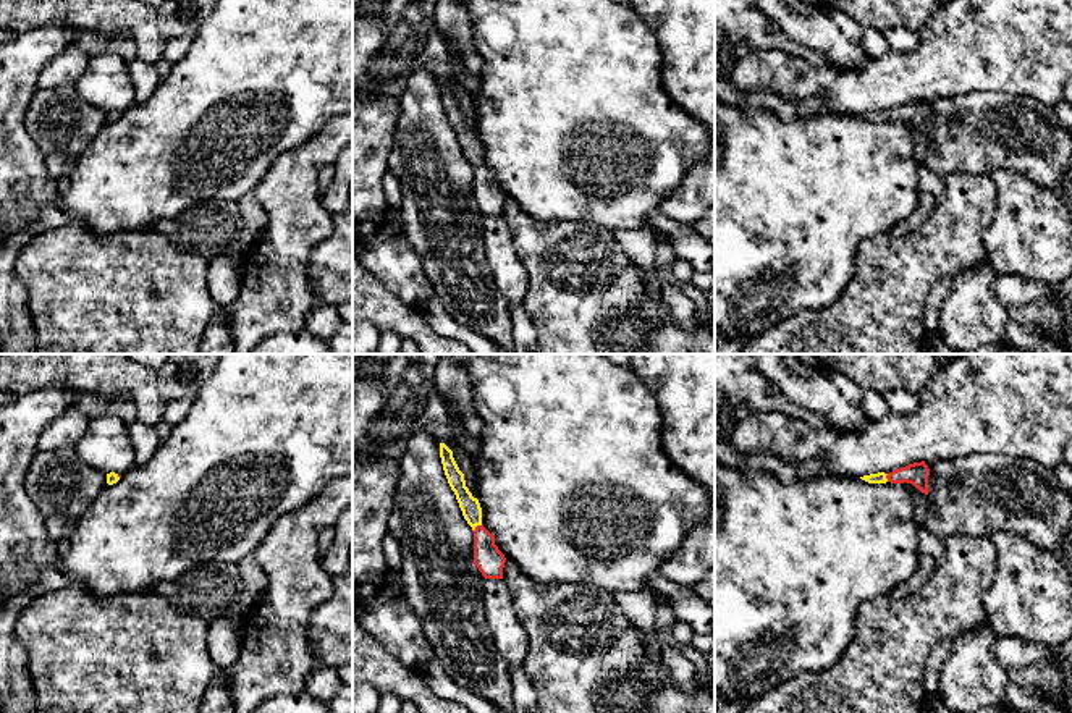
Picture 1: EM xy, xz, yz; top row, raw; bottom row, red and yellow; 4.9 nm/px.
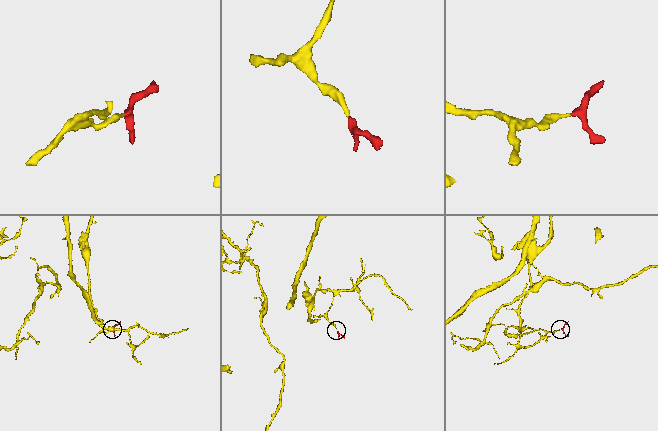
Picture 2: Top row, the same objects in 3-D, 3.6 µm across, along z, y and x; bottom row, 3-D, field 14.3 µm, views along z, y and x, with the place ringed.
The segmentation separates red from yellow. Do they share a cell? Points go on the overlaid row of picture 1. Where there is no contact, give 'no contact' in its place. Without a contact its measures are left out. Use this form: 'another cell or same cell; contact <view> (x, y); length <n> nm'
same cell; contact xz (476, 527); length 50 nm

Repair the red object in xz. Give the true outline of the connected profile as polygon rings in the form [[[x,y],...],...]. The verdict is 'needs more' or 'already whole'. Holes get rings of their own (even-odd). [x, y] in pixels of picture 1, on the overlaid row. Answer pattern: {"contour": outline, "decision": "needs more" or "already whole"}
{"contour": [[[440,443],[440,458],[462,516],[474,530],[474,564],[485,579],[503,579],[506,558],[495,545],[495,537],[482,525],[480,503],[466,487],[464,474],[459,470],[453,451],[445,443]]], "decision": "needs more"}

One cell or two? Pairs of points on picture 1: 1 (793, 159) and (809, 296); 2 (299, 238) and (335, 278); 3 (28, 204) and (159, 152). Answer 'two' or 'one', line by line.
1: one
2: two
3: two

